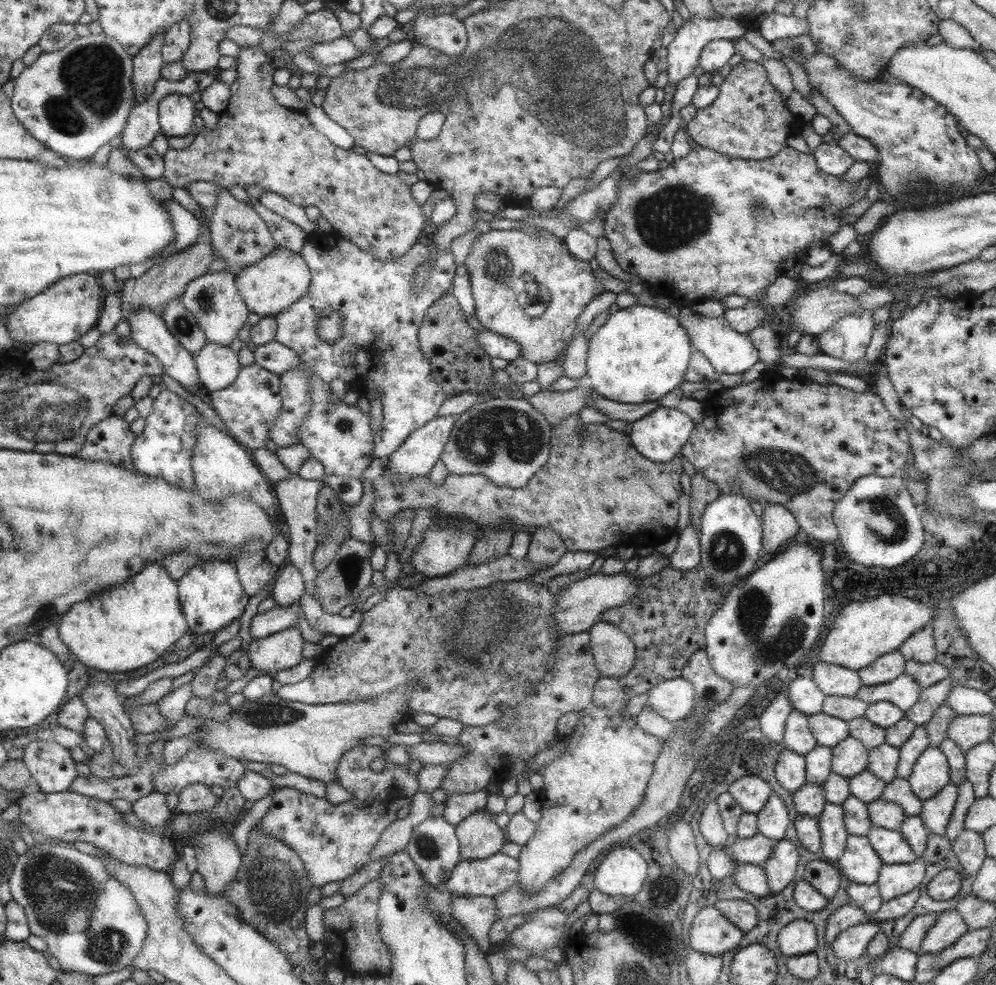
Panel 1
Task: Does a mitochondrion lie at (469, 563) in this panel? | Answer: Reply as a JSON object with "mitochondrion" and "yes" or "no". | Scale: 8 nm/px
{"mitochondrion":"no"}

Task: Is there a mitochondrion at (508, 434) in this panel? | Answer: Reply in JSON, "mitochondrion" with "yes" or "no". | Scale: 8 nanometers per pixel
{"mitochondrion":"yes"}

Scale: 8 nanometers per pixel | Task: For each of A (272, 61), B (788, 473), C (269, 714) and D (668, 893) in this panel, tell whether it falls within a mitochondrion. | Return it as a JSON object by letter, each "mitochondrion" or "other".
{"A":"other","B":"mitochondrion","C":"mitochondrion","D":"other"}

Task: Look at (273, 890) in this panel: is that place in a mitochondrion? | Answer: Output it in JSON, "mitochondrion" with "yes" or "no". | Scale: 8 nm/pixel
{"mitochondrion":"yes"}

